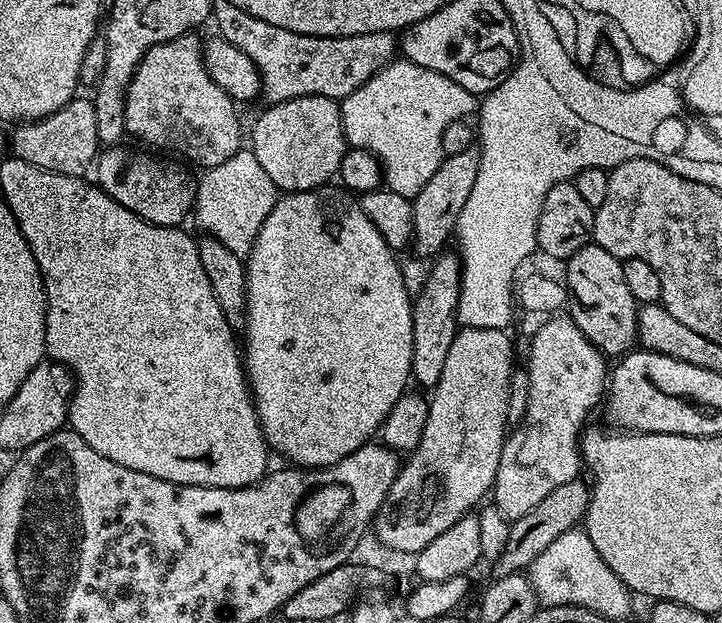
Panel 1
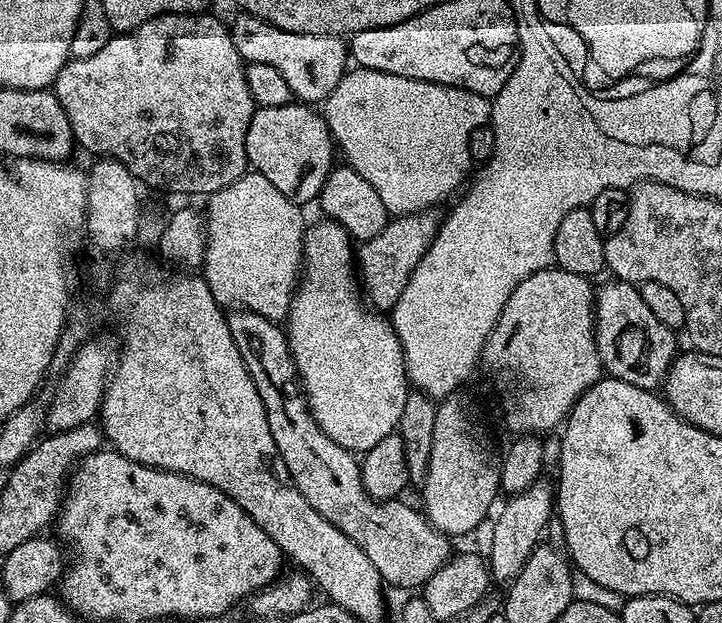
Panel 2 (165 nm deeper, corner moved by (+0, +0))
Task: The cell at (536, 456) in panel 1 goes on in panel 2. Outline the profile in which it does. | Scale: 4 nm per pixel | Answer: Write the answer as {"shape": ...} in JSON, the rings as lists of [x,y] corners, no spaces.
{"shape":[[[537,482],[529,488],[509,495],[508,501],[504,504],[504,509],[500,512],[500,517],[492,520],[494,526],[494,550],[486,558],[486,563],[490,569],[490,576],[493,581],[504,580],[510,582],[526,566],[526,558],[530,558],[532,551],[537,544],[541,543],[544,527],[548,524],[548,519],[554,516],[554,492],[548,488],[544,482]]]}

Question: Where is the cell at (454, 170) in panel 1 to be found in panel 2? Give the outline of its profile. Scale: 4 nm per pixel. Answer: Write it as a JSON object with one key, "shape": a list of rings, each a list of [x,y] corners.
{"shape":[[[429,210],[415,212],[412,216],[397,216],[389,219],[382,234],[359,245],[358,276],[371,307],[388,314],[398,302],[398,298],[402,298],[402,290],[406,290],[406,282],[410,282],[410,274],[418,270],[418,262],[422,262],[426,250],[430,250],[436,232],[440,228],[442,220],[439,215],[436,217],[436,214],[435,211]]]}

